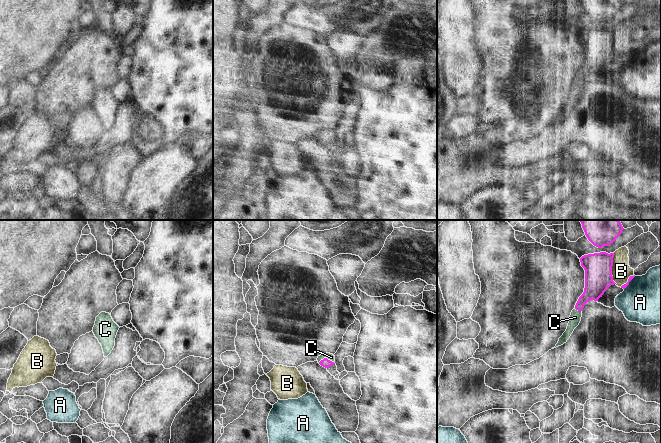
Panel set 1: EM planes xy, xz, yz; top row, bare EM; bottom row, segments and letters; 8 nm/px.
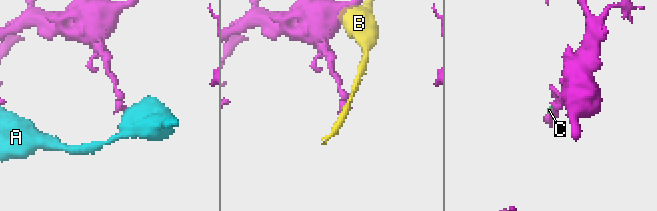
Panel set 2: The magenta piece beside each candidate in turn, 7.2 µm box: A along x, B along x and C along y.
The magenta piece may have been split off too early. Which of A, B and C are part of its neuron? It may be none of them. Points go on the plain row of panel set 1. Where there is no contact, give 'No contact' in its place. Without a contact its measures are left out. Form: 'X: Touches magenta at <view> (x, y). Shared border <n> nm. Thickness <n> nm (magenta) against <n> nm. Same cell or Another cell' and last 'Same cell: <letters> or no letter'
A: Touches magenta at yz (628, 59). Shared border 140 nm. Thickness 40 nm (magenta) against 420 nm. Another cell
B: Touches magenta at yz (611, 45). Shared border 260 nm. Thickness 220 nm (magenta) against 160 nm. Another cell
C: Touches magenta at xz (326, 134). Shared border 140 nm. Thickness 70 nm (magenta) against 60 nm. Same cell
Same cell: C

